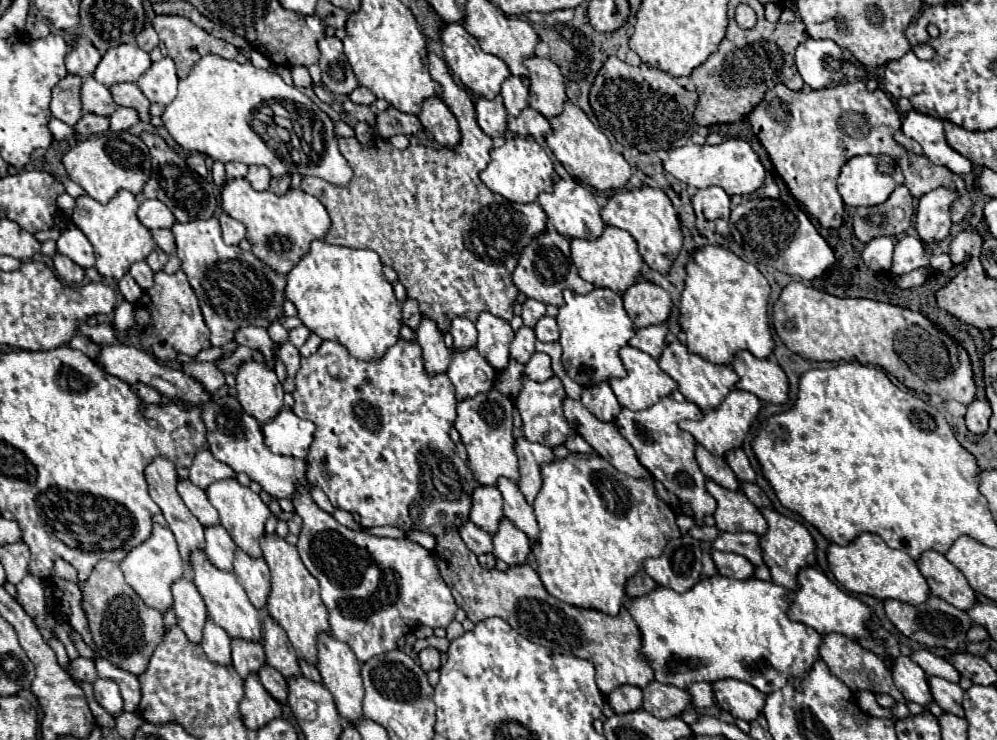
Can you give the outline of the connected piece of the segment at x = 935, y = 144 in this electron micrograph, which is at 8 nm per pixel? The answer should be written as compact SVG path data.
M910 110L902 122L902 132L914 138L924 148L924 156L934 164L946 166L956 174L968 174L972 170L972 162L948 146L940 118Z

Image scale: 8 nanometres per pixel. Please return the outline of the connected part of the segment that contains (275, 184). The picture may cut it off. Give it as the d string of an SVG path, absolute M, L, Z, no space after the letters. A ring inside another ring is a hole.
M284 176L284 178L272 178L268 190L274 194L286 194L288 188L290 188L290 176Z

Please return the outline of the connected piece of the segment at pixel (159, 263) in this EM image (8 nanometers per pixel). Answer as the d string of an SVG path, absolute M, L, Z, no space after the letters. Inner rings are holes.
M154 248L154 252L148 256L146 262L152 268L152 272L160 272L164 268L164 264L168 262L168 254L164 254L160 248Z

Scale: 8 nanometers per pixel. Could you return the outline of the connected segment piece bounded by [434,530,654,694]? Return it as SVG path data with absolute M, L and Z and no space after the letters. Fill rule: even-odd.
M456 530L446 532L446 536L438 538L434 558L438 562L444 582L450 586L456 598L456 604L466 612L466 616L474 624L496 616L506 620L524 638L540 646L592 662L596 668L596 684L602 694L610 694L614 688L622 684L646 688L648 682L654 678L650 662L642 656L642 634L626 606L620 608L620 614L616 618L602 614L598 610L570 606L548 594L540 576L528 564L512 566L506 572L500 572L496 568L484 570L480 568L474 552L470 552L466 544L460 540ZM442 550L450 552L450 556L454 558L442 556ZM452 560L456 560L454 570Z

